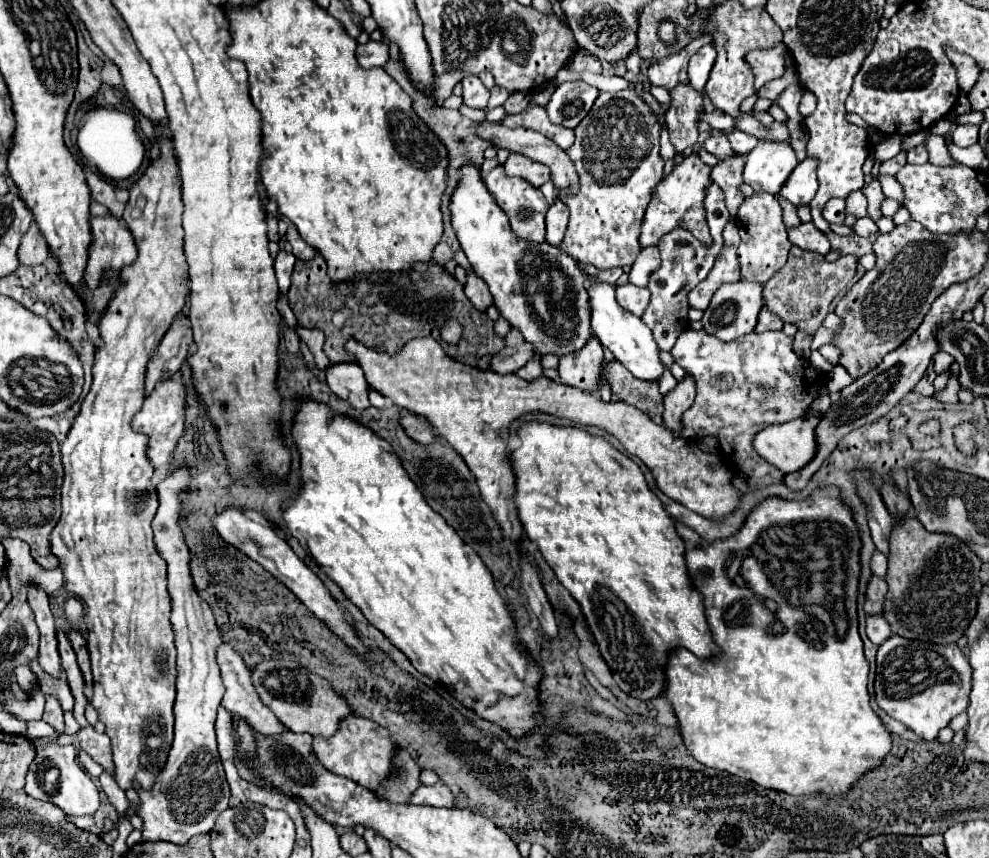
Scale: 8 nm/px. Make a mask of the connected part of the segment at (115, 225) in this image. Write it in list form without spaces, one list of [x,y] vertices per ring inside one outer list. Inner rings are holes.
[[[114,215],[92,217],[94,243],[90,247],[84,283],[94,289],[106,271],[120,271],[138,257],[138,249],[128,227]]]

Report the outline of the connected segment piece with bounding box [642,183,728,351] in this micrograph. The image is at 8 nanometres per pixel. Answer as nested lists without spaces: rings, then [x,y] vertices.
[[[710,185],[710,189],[706,191],[706,219],[708,219],[708,227],[710,227],[710,235],[712,235],[712,245],[706,247],[702,241],[698,241],[692,233],[686,233],[684,229],[674,229],[670,233],[666,233],[666,237],[662,237],[662,241],[658,241],[658,249],[660,249],[660,267],[650,275],[650,283],[648,283],[648,291],[650,291],[650,305],[646,307],[642,321],[652,329],[654,339],[658,343],[658,347],[662,351],[670,351],[678,339],[680,333],[684,333],[688,329],[688,293],[708,277],[720,249],[722,249],[722,231],[728,223],[728,209],[726,209],[726,201],[724,201],[724,193],[722,189],[718,189],[718,185]]]

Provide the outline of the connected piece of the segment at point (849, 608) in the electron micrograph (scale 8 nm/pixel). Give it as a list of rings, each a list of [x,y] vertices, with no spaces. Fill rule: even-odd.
[[[826,487],[822,491],[816,491],[812,499],[806,501],[782,501],[782,499],[766,499],[760,503],[758,509],[754,509],[746,525],[730,539],[718,541],[708,547],[696,547],[686,553],[686,563],[688,563],[688,573],[694,583],[694,587],[704,595],[704,607],[706,607],[706,619],[708,625],[714,633],[714,641],[720,645],[724,651],[722,657],[718,659],[708,659],[702,661],[694,657],[686,649],[676,649],[670,655],[668,663],[668,685],[664,697],[672,703],[674,713],[680,721],[680,733],[684,737],[684,745],[690,751],[692,757],[696,757],[700,763],[714,767],[718,771],[732,773],[736,777],[754,781],[766,789],[776,789],[788,795],[844,795],[846,791],[852,789],[852,785],[866,775],[872,769],[878,769],[884,761],[884,757],[892,749],[892,739],[890,733],[886,731],[884,723],[878,719],[878,715],[870,707],[870,695],[866,689],[866,679],[868,679],[868,661],[862,651],[862,639],[858,635],[858,617],[856,617],[856,593],[858,593],[858,575],[860,575],[860,535],[856,529],[856,523],[852,519],[852,513],[846,505],[842,505],[838,497],[836,487]],[[806,575],[812,579],[812,593],[816,599],[824,601],[806,601]],[[774,625],[780,625],[784,633],[776,633]]]

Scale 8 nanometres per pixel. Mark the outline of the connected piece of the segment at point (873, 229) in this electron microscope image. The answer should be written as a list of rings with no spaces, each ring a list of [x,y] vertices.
[[[870,217],[858,219],[852,229],[854,229],[854,233],[860,235],[860,237],[870,237],[870,235],[876,235],[876,233],[878,233],[878,227],[876,227],[876,223],[874,223]]]

